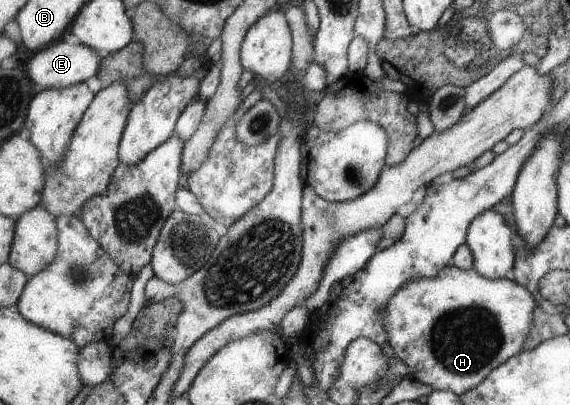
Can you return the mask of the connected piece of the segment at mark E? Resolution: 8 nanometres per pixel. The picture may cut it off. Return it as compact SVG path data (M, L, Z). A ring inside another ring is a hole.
M59 40L35 53L27 64L29 78L34 84L41 84L43 88L65 88L85 83L91 76L99 76L100 68L103 67L103 55L83 43L73 45Z

